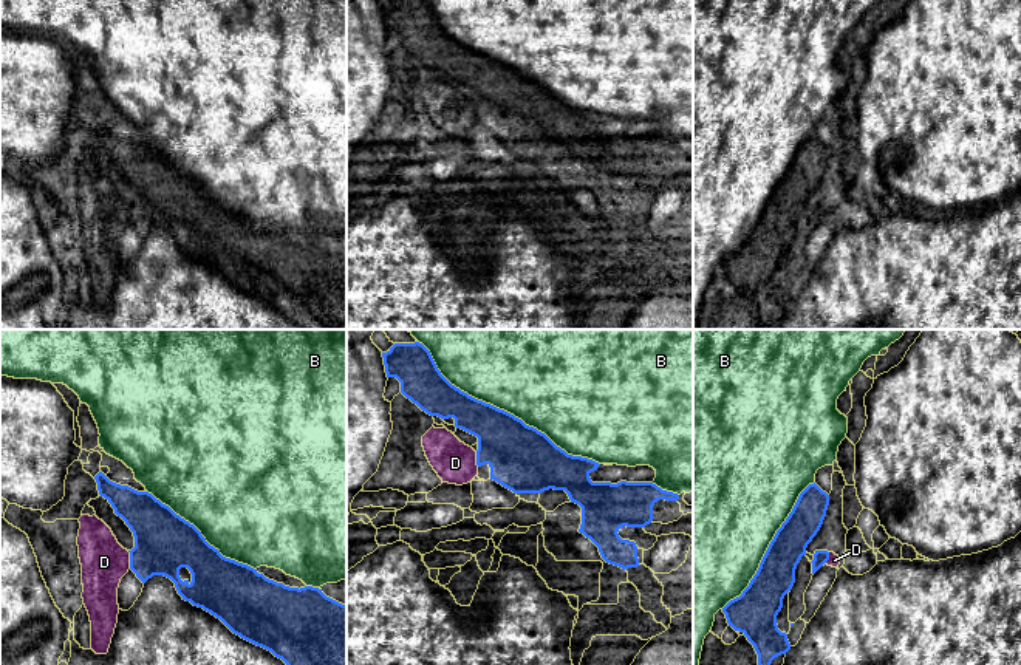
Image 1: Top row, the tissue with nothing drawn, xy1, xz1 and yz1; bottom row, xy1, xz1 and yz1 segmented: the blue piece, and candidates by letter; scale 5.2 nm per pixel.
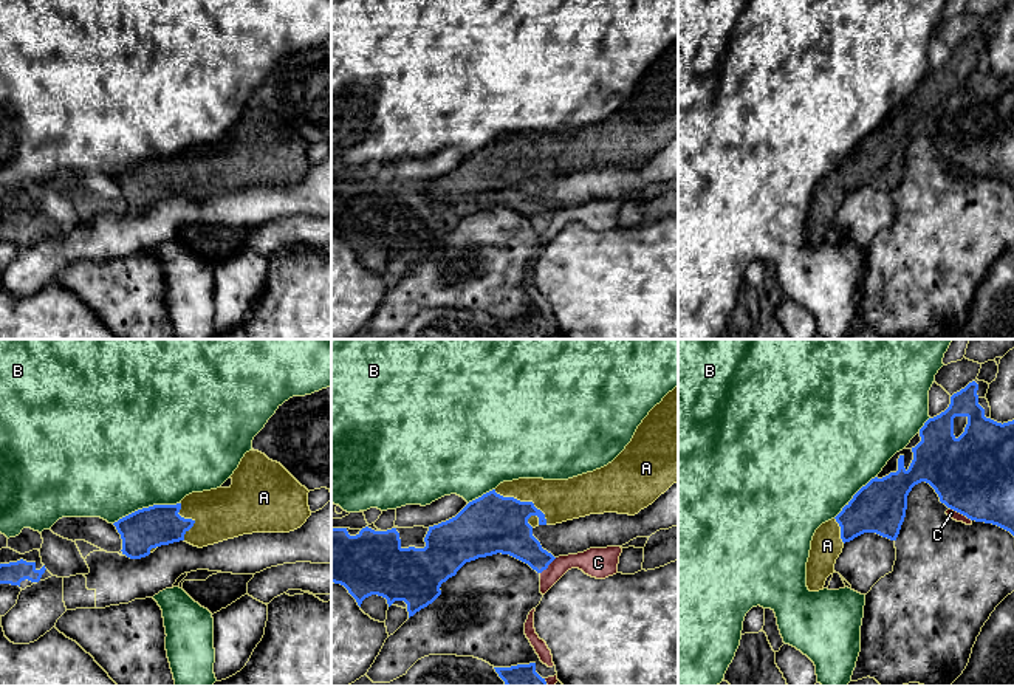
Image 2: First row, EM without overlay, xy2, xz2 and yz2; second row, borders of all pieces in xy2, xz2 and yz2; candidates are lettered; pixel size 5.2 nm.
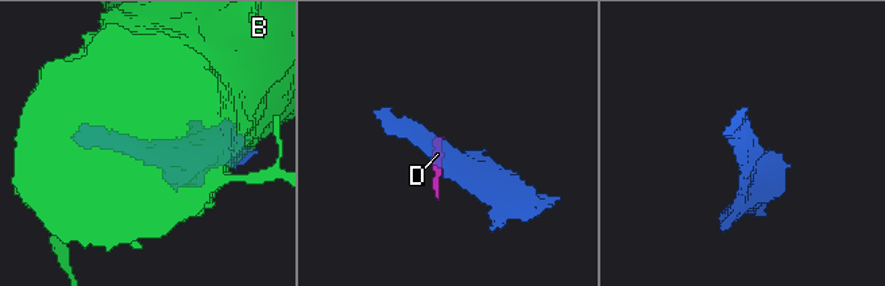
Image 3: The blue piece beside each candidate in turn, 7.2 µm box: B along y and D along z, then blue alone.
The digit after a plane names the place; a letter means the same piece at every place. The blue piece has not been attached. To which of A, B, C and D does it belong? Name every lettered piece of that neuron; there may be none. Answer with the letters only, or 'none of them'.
A

